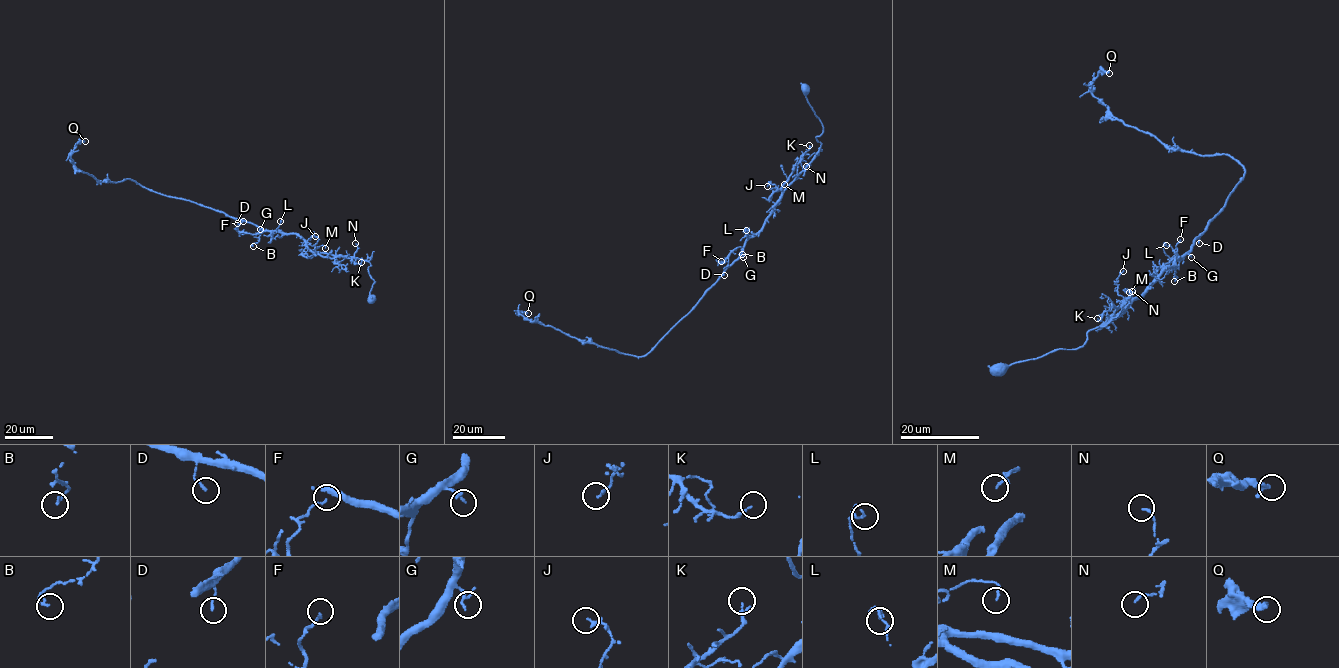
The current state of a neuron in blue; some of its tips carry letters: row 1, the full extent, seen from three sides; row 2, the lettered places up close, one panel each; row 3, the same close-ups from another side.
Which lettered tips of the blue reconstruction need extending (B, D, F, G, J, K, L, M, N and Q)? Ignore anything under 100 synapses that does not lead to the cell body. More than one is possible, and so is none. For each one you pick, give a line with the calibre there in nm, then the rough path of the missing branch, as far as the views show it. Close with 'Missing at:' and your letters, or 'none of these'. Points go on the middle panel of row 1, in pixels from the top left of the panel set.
Missing at: none of these

